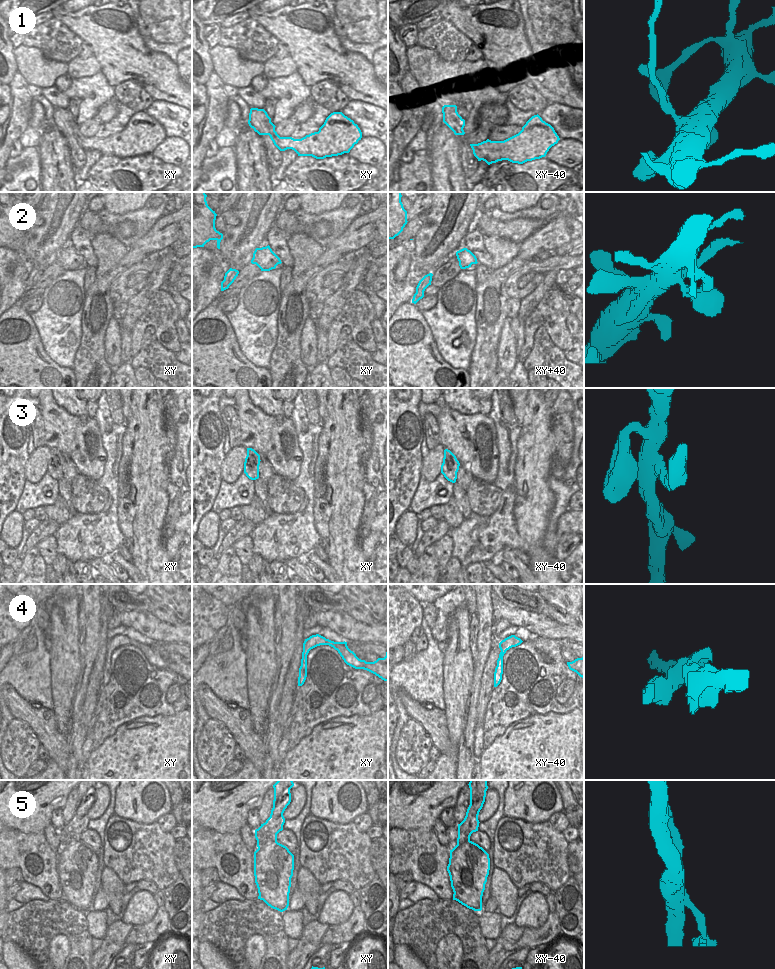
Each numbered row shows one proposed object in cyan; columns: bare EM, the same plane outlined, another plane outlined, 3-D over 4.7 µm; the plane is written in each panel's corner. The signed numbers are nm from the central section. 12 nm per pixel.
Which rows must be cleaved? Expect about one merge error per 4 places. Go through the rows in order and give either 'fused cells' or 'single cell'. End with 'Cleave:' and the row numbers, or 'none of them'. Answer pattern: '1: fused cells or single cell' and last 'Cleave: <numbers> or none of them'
1: fused cells
2: single cell
3: single cell
4: single cell
5: fused cells
Cleave: 1, 5

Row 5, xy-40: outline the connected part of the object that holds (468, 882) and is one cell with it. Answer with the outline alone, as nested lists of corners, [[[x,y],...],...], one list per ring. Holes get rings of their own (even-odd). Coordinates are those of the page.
[[[467,841],[450,850],[447,871],[453,889],[453,900],[474,911],[482,910],[482,896],[489,871],[485,873],[477,866],[484,849]]]

